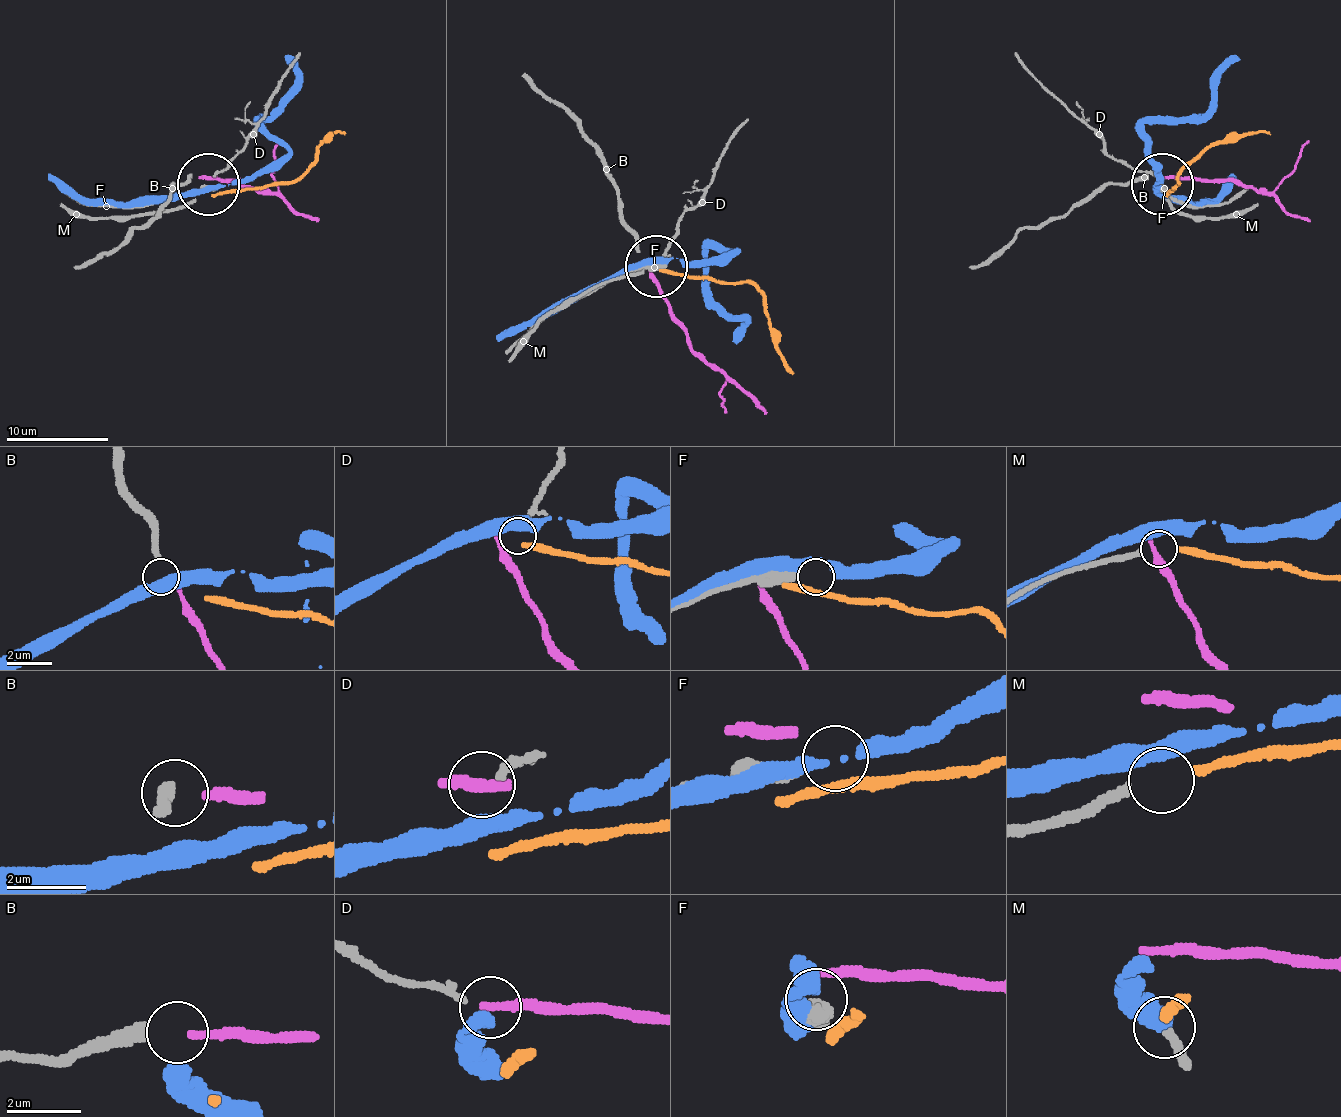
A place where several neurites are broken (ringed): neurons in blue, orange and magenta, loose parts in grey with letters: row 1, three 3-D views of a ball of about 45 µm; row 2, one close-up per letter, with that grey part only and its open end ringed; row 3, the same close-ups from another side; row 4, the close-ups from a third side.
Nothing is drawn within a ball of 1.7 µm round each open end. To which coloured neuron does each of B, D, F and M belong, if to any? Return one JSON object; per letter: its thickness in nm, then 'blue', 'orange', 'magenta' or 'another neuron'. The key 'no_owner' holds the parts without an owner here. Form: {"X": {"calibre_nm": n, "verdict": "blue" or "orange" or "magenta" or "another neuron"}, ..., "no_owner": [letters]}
{"B": {"calibre_nm": 320, "verdict": "magenta"}, "D": {"calibre_nm": 200, "verdict": "another neuron"}, "F": {"calibre_nm": 380, "verdict": "another neuron"}, "M": {"calibre_nm": 240, "verdict": "orange"}, "no_owner": ["D", "F"]}

